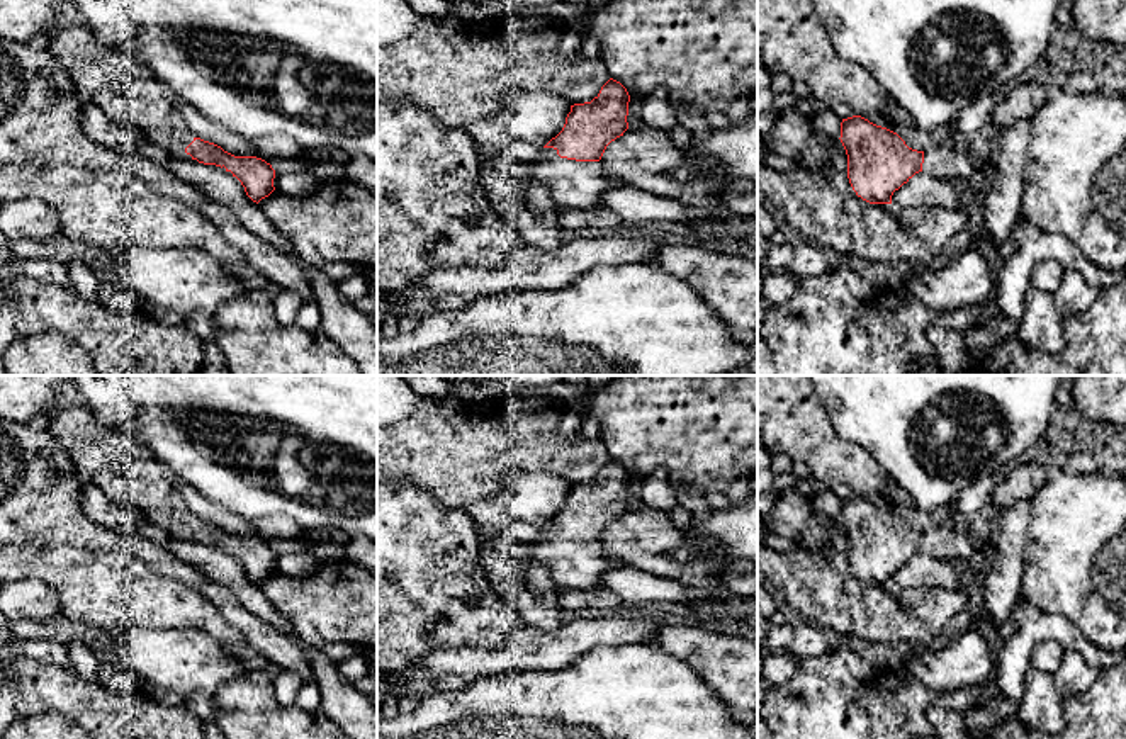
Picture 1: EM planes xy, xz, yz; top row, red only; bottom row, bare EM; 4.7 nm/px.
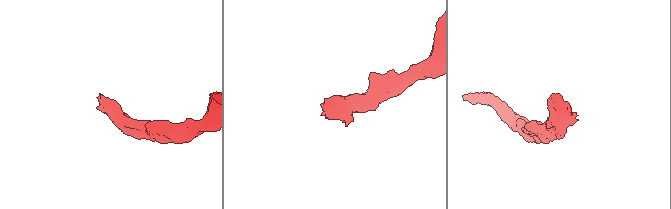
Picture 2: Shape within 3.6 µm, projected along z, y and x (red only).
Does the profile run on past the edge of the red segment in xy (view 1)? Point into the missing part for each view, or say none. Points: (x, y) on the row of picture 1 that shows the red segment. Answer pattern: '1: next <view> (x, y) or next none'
1: next xy (126, 90)

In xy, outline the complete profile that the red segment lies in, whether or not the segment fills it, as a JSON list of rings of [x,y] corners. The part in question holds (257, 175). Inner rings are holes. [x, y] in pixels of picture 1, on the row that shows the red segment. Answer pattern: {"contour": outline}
{"contour": [[[61,24],[44,42],[70,73],[80,100],[95,104],[173,158],[224,168],[256,204],[275,190],[270,163],[256,156],[234,156],[195,138],[155,75],[134,58],[99,41],[85,24]]]}

